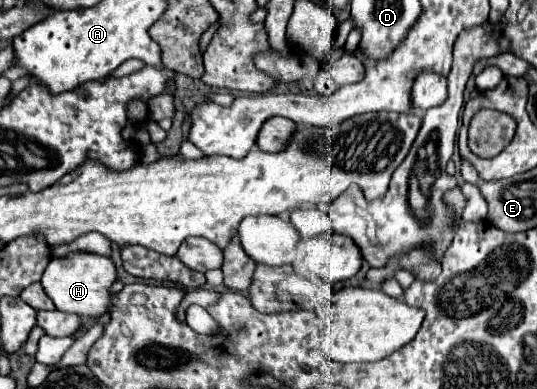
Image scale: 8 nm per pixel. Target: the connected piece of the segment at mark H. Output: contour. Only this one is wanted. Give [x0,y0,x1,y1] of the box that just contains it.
[42,252,116,318]

